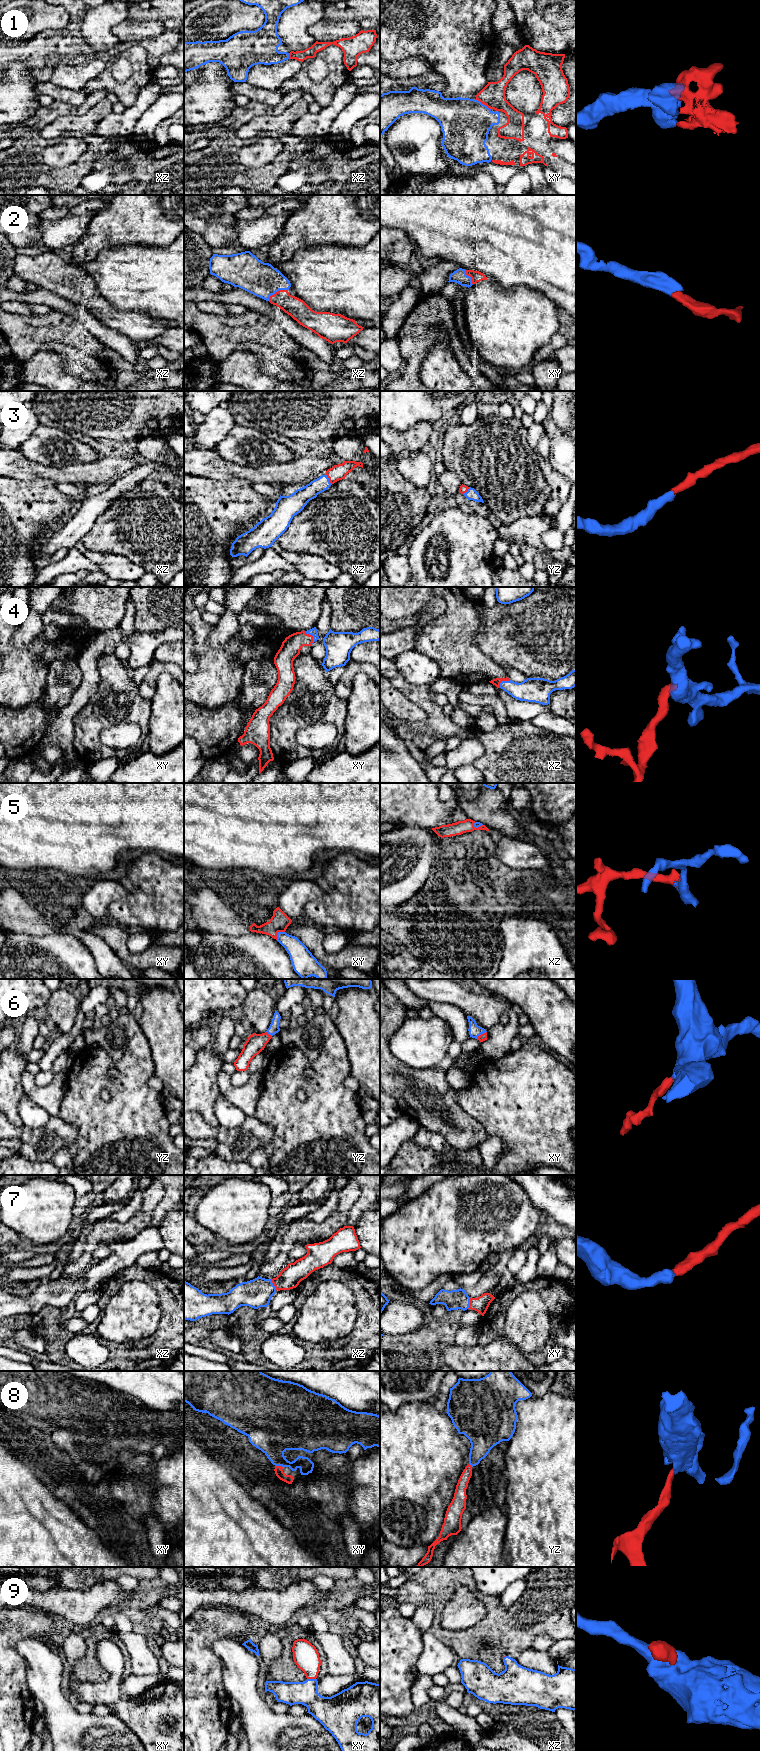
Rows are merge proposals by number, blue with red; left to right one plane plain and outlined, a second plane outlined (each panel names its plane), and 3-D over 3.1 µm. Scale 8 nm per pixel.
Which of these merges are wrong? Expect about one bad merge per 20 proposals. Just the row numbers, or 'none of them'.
none of them

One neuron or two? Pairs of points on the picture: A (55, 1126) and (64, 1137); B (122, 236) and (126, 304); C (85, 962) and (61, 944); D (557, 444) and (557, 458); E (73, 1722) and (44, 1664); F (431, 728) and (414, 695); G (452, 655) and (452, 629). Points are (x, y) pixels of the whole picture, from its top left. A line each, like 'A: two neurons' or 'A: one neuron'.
A: one neuron
B: two neurons
C: one neuron
D: one neuron
E: one neuron
F: one neuron
G: one neuron

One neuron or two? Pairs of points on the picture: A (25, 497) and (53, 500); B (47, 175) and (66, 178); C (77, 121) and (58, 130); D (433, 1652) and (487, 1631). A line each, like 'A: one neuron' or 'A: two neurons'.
A: one neuron
B: one neuron
C: one neuron
D: two neurons

